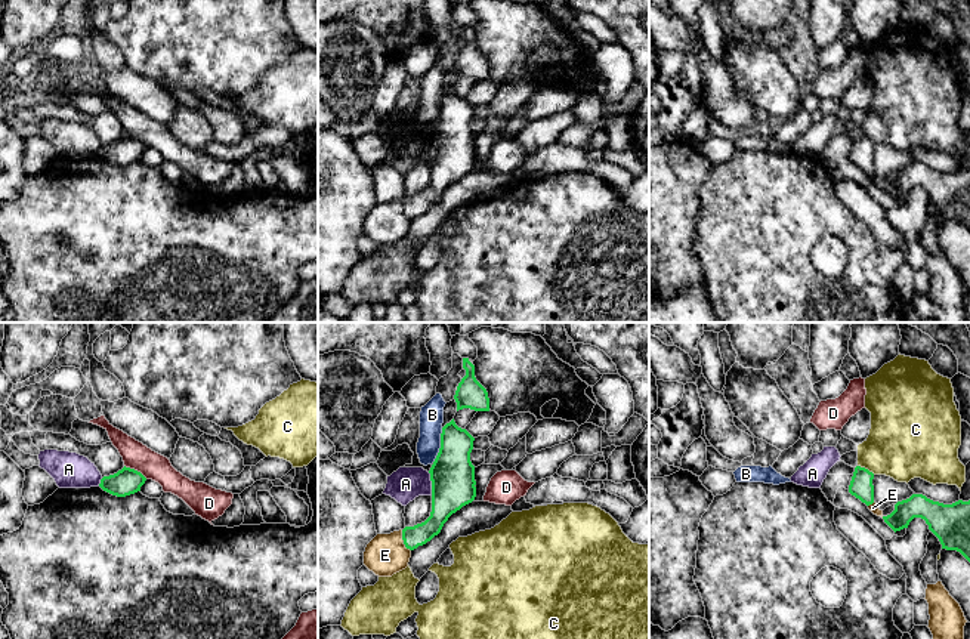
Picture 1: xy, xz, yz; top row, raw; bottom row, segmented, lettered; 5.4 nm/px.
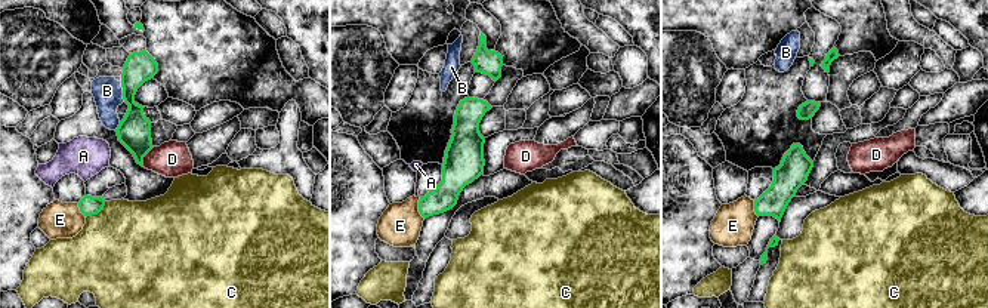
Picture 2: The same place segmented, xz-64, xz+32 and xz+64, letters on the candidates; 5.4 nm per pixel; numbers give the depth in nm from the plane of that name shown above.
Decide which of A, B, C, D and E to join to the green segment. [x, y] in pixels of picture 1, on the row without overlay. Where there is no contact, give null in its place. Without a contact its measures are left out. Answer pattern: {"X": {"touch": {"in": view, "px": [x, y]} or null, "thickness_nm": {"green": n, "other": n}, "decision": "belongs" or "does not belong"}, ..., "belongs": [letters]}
{"A": {"touch": {"in": "xz", "px": [432, 153]}, "thickness_nm": {"green": 240, "other": 180}, "decision": "does not belong"}, "B": {"touch": {"in": "xz", "px": [441, 114]}, "thickness_nm": {"green": 240, "other": 130}, "decision": "does not belong"}, "C": {"touch": {"in": "yz", "px": [867, 138]}, "thickness_nm": {"green": 130, "other": 400}, "decision": "does not belong"}, "D": {"touch": {"in": "xy", "px": [136, 139]}, "thickness_nm": {"green": 150, "other": 150}, "decision": "does not belong"}, "E": {"touch": {"in": "xz", "px": [402, 207]}, "thickness_nm": {"green": 120, "other": 220}, "decision": "does not belong"}, "belongs": []}

